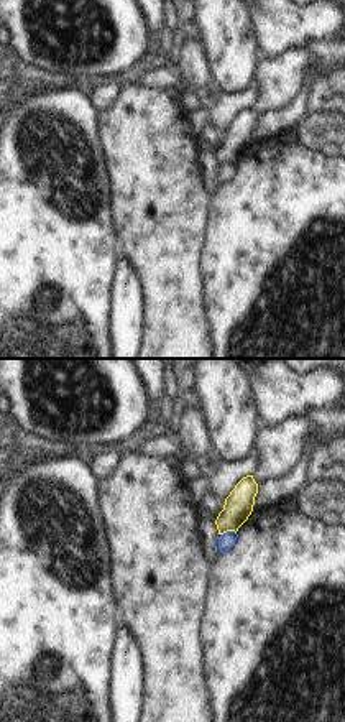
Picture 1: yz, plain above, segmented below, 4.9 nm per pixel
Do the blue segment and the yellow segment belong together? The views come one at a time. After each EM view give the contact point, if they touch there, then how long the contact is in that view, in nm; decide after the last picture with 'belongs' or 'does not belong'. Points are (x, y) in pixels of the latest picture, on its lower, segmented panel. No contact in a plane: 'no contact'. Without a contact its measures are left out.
meets blue at (227, 532); contact 80 nm long

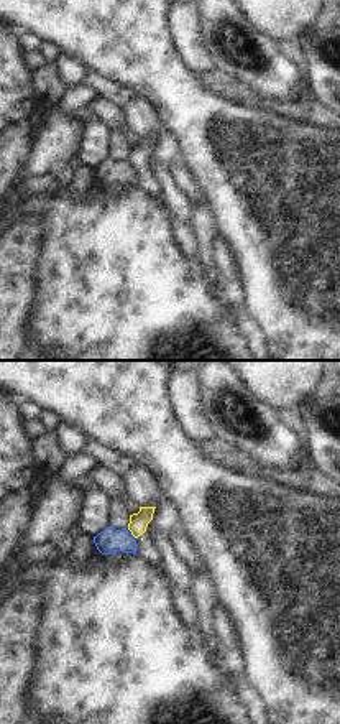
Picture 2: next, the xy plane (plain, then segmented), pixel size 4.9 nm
meets blue at (132, 535); contact 40 nm long

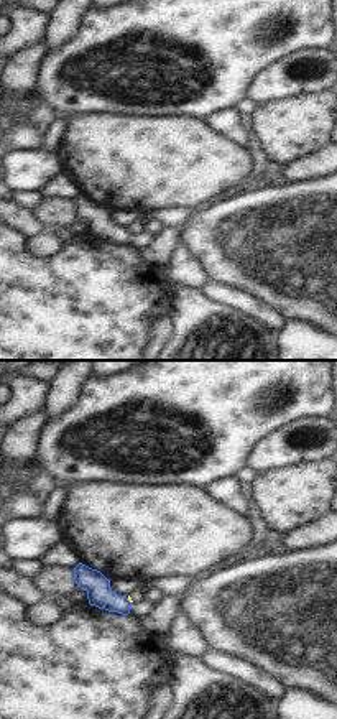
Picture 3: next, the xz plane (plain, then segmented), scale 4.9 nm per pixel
meets blue at (129, 601); contact 40 nm long

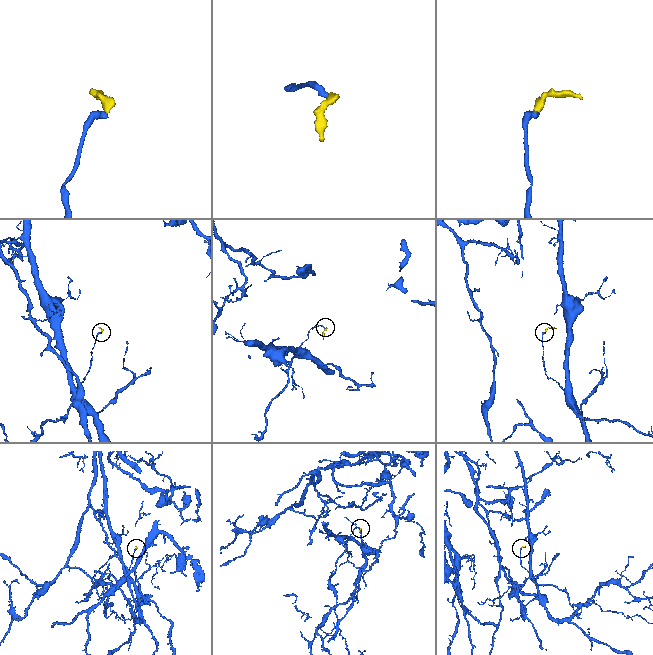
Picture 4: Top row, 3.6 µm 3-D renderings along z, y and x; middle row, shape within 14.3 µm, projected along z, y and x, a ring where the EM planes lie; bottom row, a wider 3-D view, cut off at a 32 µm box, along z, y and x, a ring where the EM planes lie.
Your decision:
does not belong

